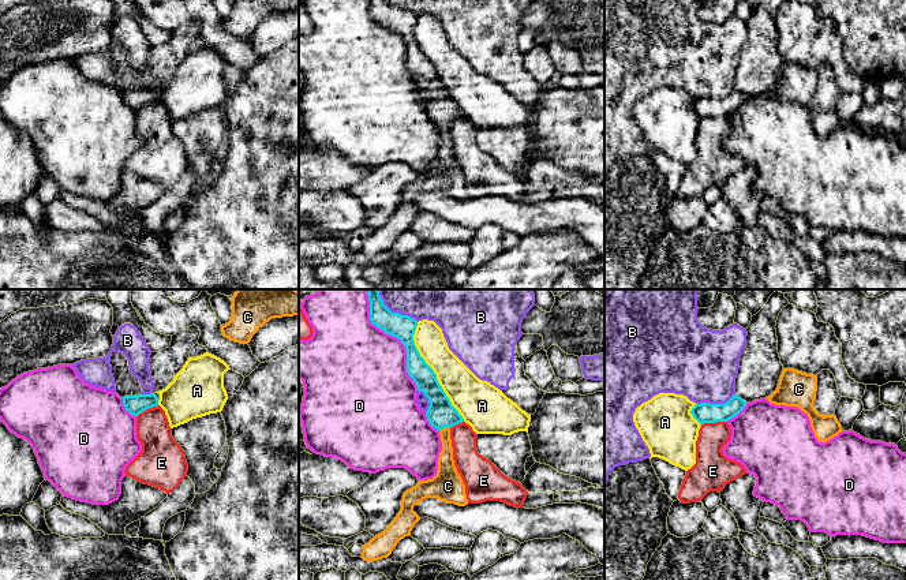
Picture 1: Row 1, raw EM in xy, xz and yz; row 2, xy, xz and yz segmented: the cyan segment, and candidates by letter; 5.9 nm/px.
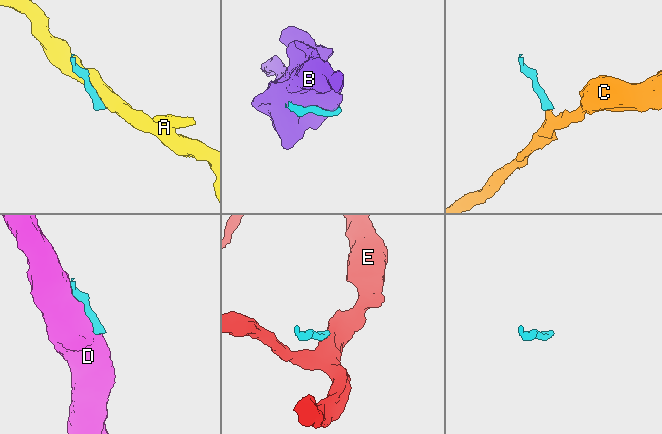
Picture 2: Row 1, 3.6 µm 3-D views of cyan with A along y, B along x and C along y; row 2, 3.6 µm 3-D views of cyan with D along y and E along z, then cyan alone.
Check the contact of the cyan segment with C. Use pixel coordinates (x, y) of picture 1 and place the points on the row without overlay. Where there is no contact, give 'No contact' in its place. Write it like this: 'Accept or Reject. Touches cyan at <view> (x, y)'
Accept. Touches cyan at xz (444, 122)

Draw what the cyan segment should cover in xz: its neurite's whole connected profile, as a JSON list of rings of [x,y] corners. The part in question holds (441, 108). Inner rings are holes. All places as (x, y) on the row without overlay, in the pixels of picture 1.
[[[370,0],[370,15],[386,29],[397,31],[407,44],[407,67],[413,74],[419,86],[428,93],[430,101],[426,106],[430,119],[439,126],[442,145],[438,151],[438,165],[433,173],[419,175],[418,179],[407,184],[401,194],[401,203],[389,221],[375,229],[363,240],[362,252],[364,255],[378,255],[392,248],[397,237],[411,229],[412,222],[420,214],[413,206],[413,201],[426,192],[438,192],[446,198],[458,201],[468,199],[465,179],[457,166],[453,154],[450,123],[464,113],[452,100],[437,74],[434,64],[420,50],[413,29],[418,15],[392,7],[386,0]]]

